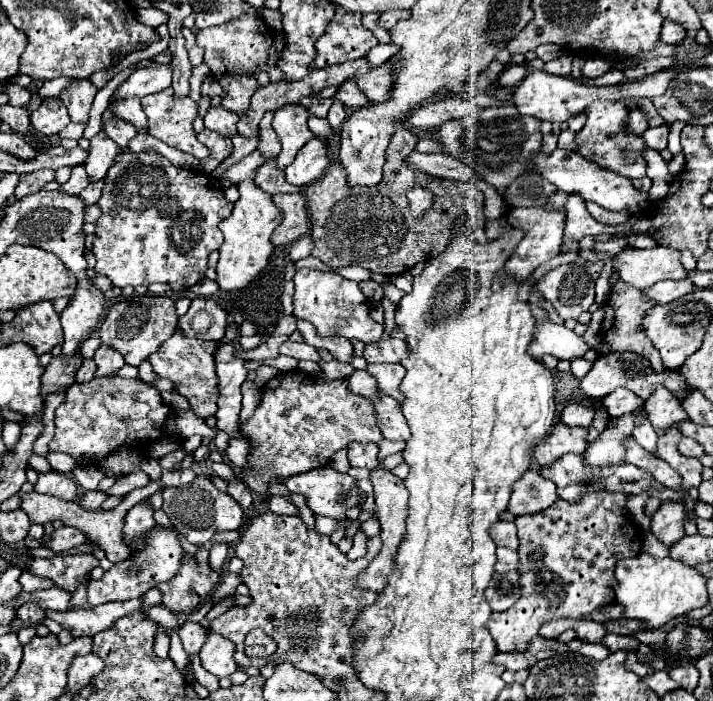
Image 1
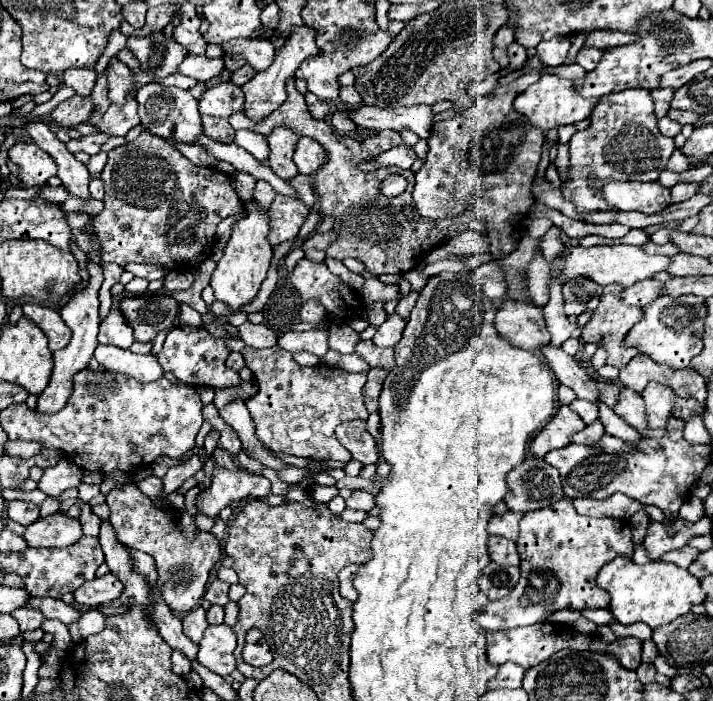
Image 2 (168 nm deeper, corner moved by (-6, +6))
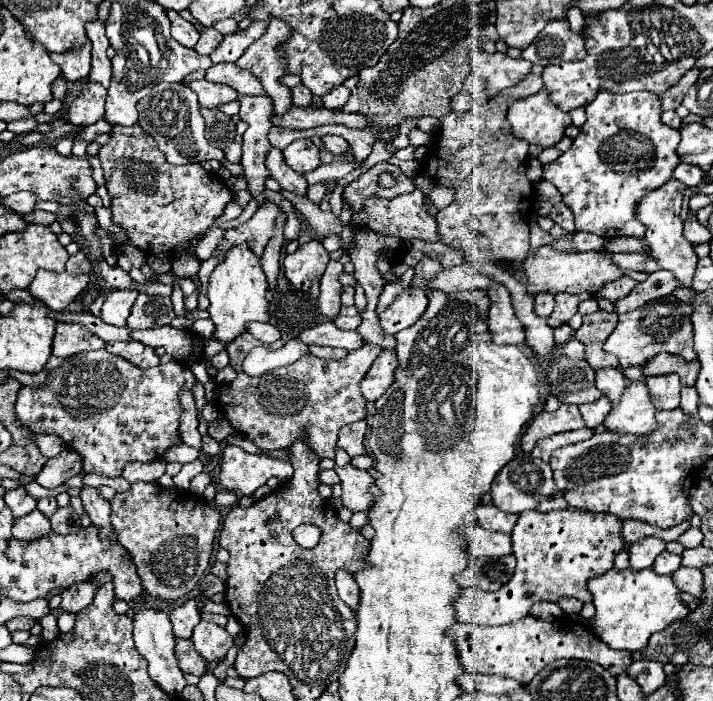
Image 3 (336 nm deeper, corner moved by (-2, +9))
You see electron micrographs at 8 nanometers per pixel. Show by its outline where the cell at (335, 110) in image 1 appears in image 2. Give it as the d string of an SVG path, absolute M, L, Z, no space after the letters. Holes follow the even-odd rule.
M337 110L337 112L331 116L331 126L333 126L333 130L339 132L341 136L351 134L351 132L357 130L357 126L355 126L347 116L343 116L343 110Z

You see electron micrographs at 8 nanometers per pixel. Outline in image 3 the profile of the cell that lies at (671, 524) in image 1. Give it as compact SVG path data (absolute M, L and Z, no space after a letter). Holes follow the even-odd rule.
M643 537L635 541L629 549L629 561L633 569L647 569L653 565L655 557L665 549L665 541L659 537Z

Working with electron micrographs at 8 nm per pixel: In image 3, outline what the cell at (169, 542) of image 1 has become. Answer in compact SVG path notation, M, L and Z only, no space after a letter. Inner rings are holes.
M93 581L75 583L73 587L69 587L69 589L65 589L61 593L61 597L63 597L61 609L63 611L71 611L71 613L79 613L87 605L91 605L91 601L93 601L97 591L99 591L99 585L95 585Z

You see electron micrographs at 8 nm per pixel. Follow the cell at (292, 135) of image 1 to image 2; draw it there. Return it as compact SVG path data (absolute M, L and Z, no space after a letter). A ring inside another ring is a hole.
M277 126L269 136L267 136L267 142L269 142L269 166L271 170L283 178L283 180L293 180L297 176L297 166L293 164L291 156L293 156L293 150L295 150L295 144L297 144L299 136L295 136L295 132L291 132L289 128L285 126Z

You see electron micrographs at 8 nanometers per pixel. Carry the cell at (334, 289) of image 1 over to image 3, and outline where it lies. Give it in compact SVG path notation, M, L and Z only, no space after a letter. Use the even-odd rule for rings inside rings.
M309 241L283 259L283 271L295 289L309 291L309 287L321 279L327 263L329 253L323 249L321 241Z

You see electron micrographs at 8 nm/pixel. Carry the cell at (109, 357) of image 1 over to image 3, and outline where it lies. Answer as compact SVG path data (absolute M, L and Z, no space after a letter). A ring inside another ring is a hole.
M131 287L131 289L121 289L121 291L111 291L101 307L101 319L107 323L107 325L113 325L113 327L125 327L127 325L127 317L129 317L129 311L131 311L131 305L135 303L135 297L137 297L137 289Z

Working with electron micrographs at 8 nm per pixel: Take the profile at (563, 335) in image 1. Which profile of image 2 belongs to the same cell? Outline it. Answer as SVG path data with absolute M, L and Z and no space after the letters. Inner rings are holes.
M505 298L495 316L497 332L515 348L539 350L549 342L549 330L543 322L543 308Z

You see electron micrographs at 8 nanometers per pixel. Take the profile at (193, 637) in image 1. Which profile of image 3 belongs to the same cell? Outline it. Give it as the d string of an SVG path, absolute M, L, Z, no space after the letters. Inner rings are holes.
M187 601L183 605L179 605L177 609L173 609L171 613L171 623L173 623L173 633L177 637L189 639L193 633L193 627L201 621L199 617L199 609L195 601Z

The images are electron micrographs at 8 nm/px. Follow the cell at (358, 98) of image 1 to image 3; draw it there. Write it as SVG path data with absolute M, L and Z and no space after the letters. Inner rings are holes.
M339 85L339 87L335 87L331 93L327 93L321 101L323 101L323 105L329 107L329 109L343 107L343 105L349 101L349 93L351 93L351 91L349 91L345 85Z

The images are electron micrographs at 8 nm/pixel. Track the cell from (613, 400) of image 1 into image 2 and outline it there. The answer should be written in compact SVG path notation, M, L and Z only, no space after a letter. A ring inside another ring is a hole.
M595 380L597 388L599 388L599 400L607 406L613 406L617 396L615 392L619 392L619 384L617 382L601 382L601 380Z

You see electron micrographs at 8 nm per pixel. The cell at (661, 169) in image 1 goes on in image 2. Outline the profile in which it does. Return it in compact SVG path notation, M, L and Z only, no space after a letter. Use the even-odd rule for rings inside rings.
M675 150L673 156L671 156L671 160L669 160L669 164L667 164L667 170L671 170L671 172L685 172L689 168L691 168L691 164L683 156L683 152L681 150Z

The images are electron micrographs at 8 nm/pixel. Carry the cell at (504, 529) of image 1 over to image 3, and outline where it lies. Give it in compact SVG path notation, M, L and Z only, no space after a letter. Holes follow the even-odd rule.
M477 505L475 515L477 515L477 521L483 529L501 531L501 533L511 533L511 529L517 521L517 515L505 513L501 509L497 509L495 505L489 505L489 507L487 505Z

